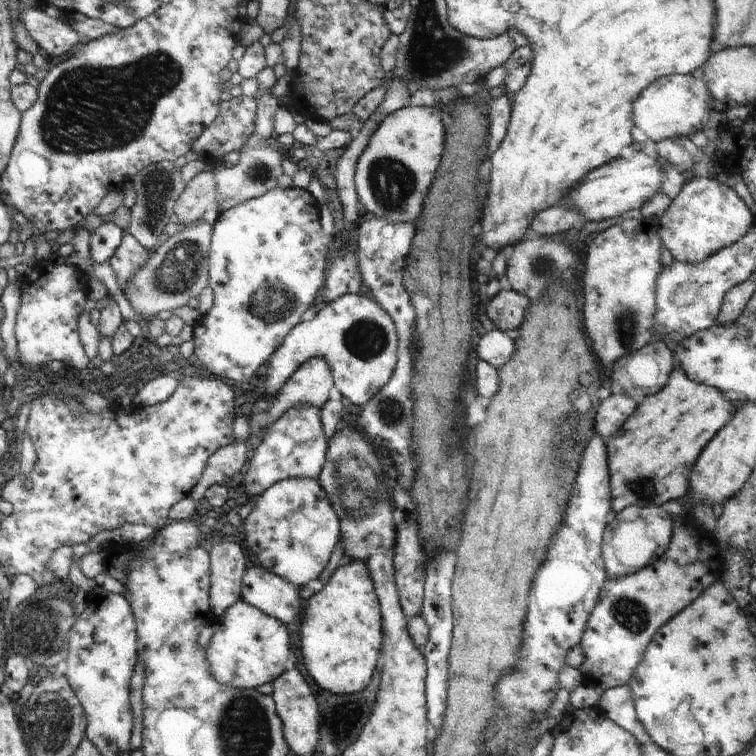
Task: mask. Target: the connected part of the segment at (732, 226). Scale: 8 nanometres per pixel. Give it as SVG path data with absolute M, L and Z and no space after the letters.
M694 177L686 180L668 210L655 223L658 225L660 241L670 251L674 260L698 264L704 258L744 237L754 220L745 201L732 188L715 179Z

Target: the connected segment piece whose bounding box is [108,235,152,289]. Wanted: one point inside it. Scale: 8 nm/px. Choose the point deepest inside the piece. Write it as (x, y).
(131, 256)

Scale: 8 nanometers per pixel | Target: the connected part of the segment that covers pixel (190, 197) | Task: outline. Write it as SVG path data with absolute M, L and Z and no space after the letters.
M202 172L185 184L182 195L176 199L173 214L181 224L193 224L203 218L204 213L216 210L217 187L213 172Z

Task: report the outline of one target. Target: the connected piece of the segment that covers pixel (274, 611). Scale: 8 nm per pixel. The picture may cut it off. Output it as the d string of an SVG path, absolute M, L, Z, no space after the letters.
M260 566L248 568L241 581L241 596L249 606L289 627L298 623L303 602L299 588Z

